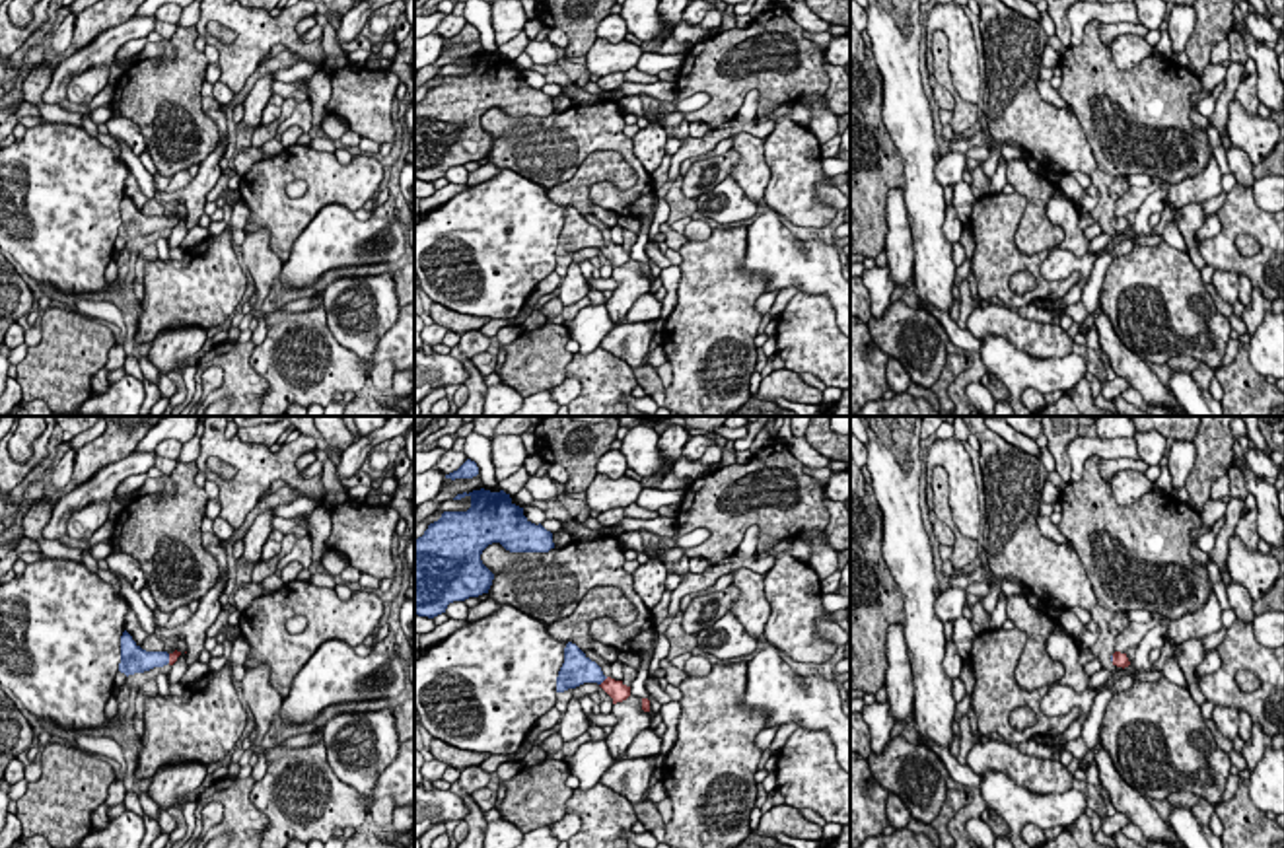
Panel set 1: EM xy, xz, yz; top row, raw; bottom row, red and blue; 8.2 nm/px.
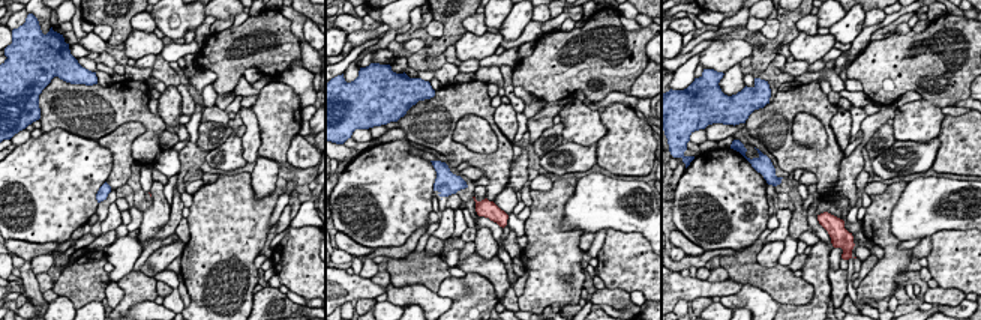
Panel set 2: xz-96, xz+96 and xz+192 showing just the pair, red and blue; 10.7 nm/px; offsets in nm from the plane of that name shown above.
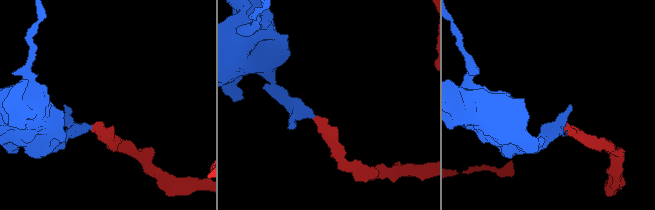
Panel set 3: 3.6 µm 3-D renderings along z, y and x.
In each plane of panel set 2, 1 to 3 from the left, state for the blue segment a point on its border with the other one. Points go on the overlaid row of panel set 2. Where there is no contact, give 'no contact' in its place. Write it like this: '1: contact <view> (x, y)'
1: no contact
2: no contact
3: no contact

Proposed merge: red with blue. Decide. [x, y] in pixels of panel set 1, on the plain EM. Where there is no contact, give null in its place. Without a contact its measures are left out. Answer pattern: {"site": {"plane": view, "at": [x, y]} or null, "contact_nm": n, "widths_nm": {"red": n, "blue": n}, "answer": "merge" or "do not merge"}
{"site": {"plane": "xz", "at": [604, 246]}, "contact_nm": 110, "widths_nm": {"red": 160, "blue": 260}, "answer": "merge"}

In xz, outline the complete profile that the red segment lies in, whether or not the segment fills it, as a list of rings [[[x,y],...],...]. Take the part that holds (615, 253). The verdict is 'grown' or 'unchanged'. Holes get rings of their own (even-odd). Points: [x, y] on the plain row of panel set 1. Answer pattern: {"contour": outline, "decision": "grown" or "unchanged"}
{"contour": [[[568,206],[564,212],[564,228],[556,241],[556,257],[576,253],[584,247],[597,247],[613,263],[613,268],[630,261],[630,251],[623,245],[605,241],[595,226],[591,226],[576,208]]], "decision": "grown"}

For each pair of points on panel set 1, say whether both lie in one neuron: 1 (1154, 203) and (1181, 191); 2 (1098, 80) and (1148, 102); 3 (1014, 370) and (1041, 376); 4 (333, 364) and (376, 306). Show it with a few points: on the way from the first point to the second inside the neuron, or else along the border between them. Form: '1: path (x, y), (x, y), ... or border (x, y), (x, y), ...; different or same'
1: border (1172, 185), (1168, 203); different
2: path (1109, 92), (1119, 102), (1137, 102); same
3: path (1020, 370), (1035, 374); same
4: border (323, 306), (333, 337), (360, 356); different

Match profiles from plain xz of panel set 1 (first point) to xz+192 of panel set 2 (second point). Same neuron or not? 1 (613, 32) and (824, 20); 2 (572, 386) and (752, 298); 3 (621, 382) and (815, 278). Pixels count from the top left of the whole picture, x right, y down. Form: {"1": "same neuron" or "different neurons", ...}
{"1": "different neurons", "2": "same neuron", "3": "same neuron"}

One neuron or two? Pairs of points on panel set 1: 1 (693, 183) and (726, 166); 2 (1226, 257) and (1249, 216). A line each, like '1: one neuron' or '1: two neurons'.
1: one neuron
2: one neuron

